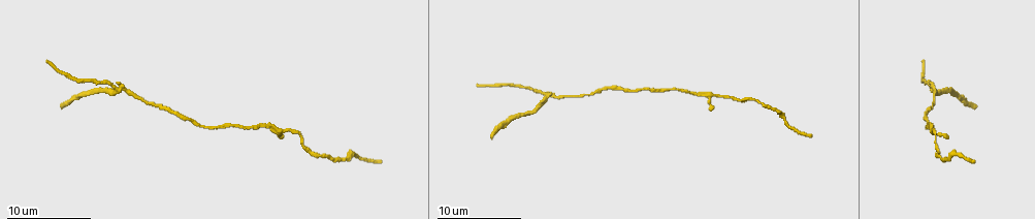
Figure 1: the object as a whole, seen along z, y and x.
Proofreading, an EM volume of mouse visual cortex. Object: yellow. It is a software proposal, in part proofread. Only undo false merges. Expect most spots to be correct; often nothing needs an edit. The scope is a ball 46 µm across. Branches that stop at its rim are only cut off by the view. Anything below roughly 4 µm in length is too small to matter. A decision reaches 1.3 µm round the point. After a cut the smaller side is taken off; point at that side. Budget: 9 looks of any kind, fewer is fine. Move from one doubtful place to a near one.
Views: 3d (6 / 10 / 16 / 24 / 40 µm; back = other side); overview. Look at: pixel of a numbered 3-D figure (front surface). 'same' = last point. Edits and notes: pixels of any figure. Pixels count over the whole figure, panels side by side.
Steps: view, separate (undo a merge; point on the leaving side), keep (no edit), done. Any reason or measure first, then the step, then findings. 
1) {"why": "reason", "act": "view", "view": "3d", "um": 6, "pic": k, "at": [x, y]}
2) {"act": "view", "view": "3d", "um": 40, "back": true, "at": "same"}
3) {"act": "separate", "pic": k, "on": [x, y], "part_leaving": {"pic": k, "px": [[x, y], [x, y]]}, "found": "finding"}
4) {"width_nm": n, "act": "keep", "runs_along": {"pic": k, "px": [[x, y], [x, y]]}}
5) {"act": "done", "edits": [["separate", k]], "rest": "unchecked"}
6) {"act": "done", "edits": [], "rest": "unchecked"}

{"why": "sudden change in width", "act": "view", "view": "3d", "um": 10, "pic": 1, "at": [257, 124]}

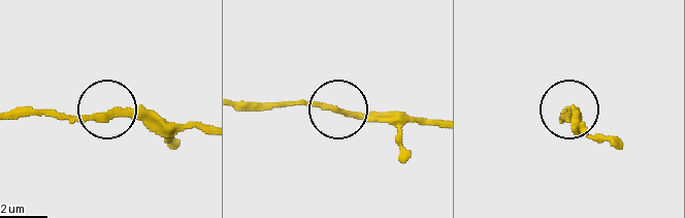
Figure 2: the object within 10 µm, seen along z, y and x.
{"act": "view", "view": "3d", "um": 6, "pic": 2, "at": [106, 116]}

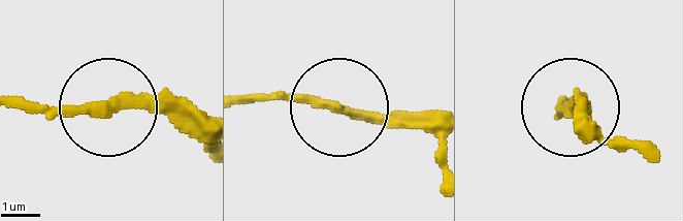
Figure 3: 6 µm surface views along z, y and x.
{"act": "keep", "found": "continuous, no second neuron"}

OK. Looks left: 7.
{"why": "calibre changes", "act": "view", "view": "3d", "um": 10, "pic": 1, "at": [768, 105]}

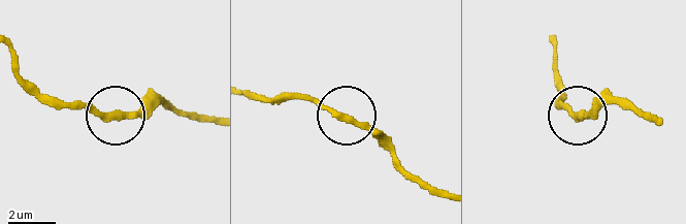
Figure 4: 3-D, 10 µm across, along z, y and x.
{"act": "view", "view": "3d", "um": 10, "back": true, "pic": 4, "at": [350, 118]}

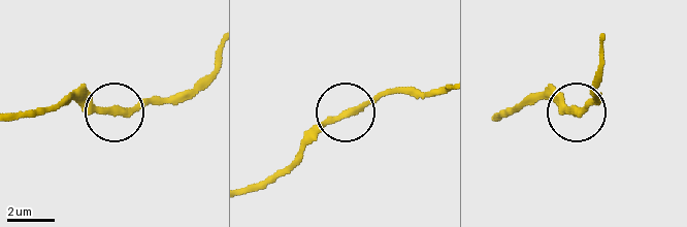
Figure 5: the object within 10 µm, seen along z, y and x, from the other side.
{"width_nm": 290, "act": "keep", "found": "continuous, no second neuron"}

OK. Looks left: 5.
{"act": "view", "view": "3d", "um": 6, "pic": 1, "at": [646, 87]}

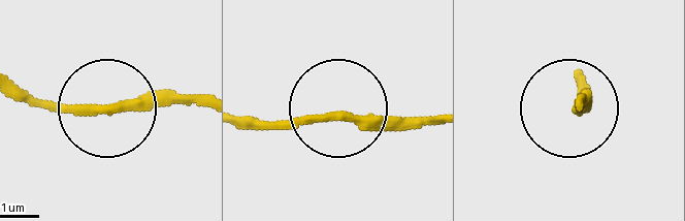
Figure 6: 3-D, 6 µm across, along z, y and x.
{"act": "keep", "runs_along": {"pic": 6, "px": [[99, 103], [13, 100]]}, "found": "one neuron here"}

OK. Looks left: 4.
{"act": "view", "view": "3d", "um": 16, "pic": 1, "at": [585, 94]}

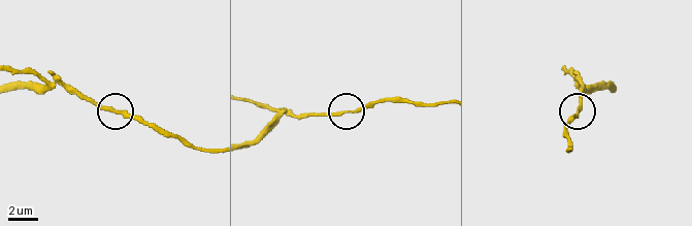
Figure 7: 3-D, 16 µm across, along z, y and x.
{"act": "view", "view": "3d", "um": 6, "pic": 7, "at": [116, 112]}

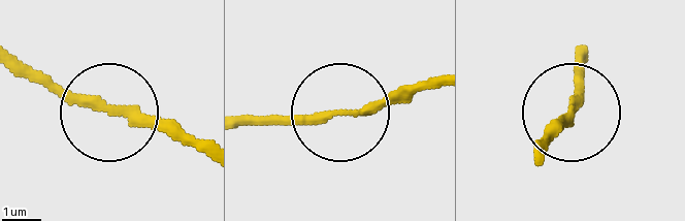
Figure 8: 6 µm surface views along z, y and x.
{"act": "keep", "runs_along": {"pic": 8, "px": [[200, 151], [17, 79]]}, "found": "one neuron here"}

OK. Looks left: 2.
{"act": "done", "edits": [], "rest": "unchecked"}

